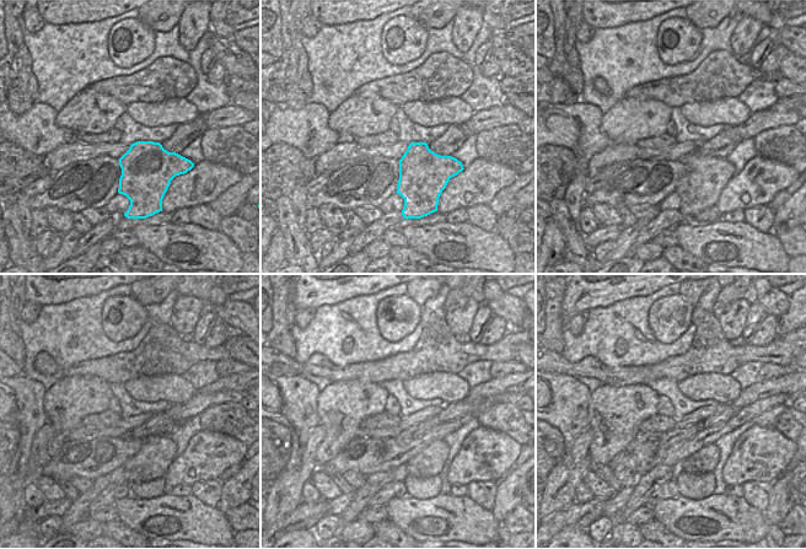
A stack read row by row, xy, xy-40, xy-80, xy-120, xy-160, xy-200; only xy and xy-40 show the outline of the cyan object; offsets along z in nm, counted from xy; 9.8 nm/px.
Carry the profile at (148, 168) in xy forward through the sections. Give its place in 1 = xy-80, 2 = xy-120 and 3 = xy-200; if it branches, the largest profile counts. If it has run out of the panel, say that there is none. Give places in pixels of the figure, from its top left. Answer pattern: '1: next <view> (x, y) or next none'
1: next xy-80 (704, 178)
2: next xy-120 (151, 462)
3: next xy-200 (705, 459)

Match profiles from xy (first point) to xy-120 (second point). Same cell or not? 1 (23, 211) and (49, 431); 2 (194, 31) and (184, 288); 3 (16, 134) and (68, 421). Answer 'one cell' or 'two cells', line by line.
1: two cells
2: two cells
3: two cells

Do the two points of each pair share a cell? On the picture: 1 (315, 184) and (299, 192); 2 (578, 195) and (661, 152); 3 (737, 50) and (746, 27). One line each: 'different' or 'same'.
1: different
2: different
3: same

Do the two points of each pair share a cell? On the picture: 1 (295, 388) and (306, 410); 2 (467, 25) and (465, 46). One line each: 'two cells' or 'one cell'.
1: one cell
2: one cell

